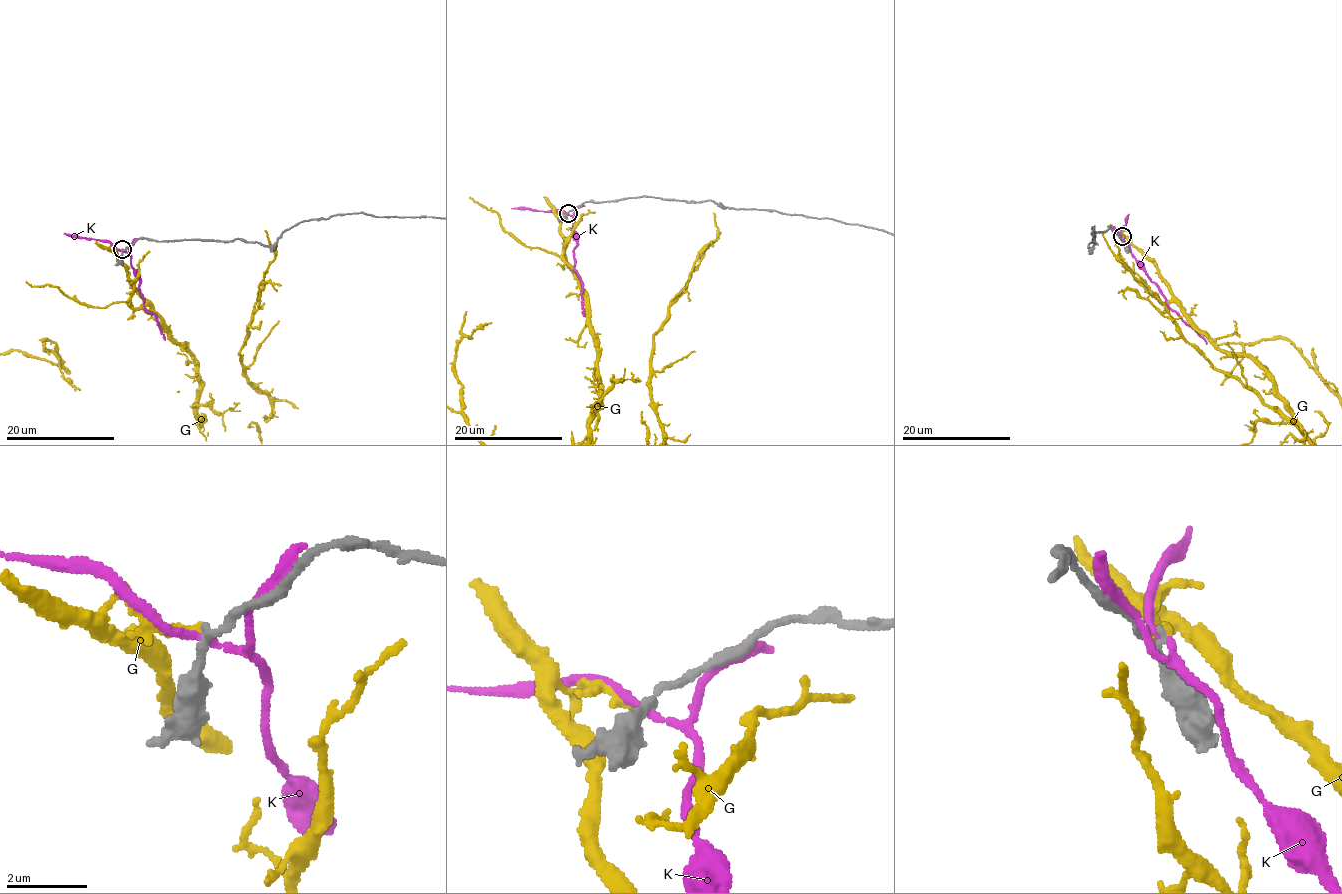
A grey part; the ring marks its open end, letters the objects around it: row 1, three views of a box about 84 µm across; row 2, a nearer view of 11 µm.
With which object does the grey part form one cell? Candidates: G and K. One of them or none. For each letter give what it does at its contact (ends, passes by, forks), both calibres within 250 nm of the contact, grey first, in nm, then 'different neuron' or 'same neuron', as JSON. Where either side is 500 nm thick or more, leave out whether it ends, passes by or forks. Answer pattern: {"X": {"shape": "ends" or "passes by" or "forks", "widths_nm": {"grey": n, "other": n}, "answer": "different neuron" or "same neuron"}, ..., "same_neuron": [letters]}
{"G": {"shape": "ends", "widths_nm": {"grey": 160, "other": 180}, "answer": "different neuron"}, "K": {"shape": "passes by", "widths_nm": {"grey": 190, "other": 180}, "answer": "different neuron"}, "same_neuron": []}

